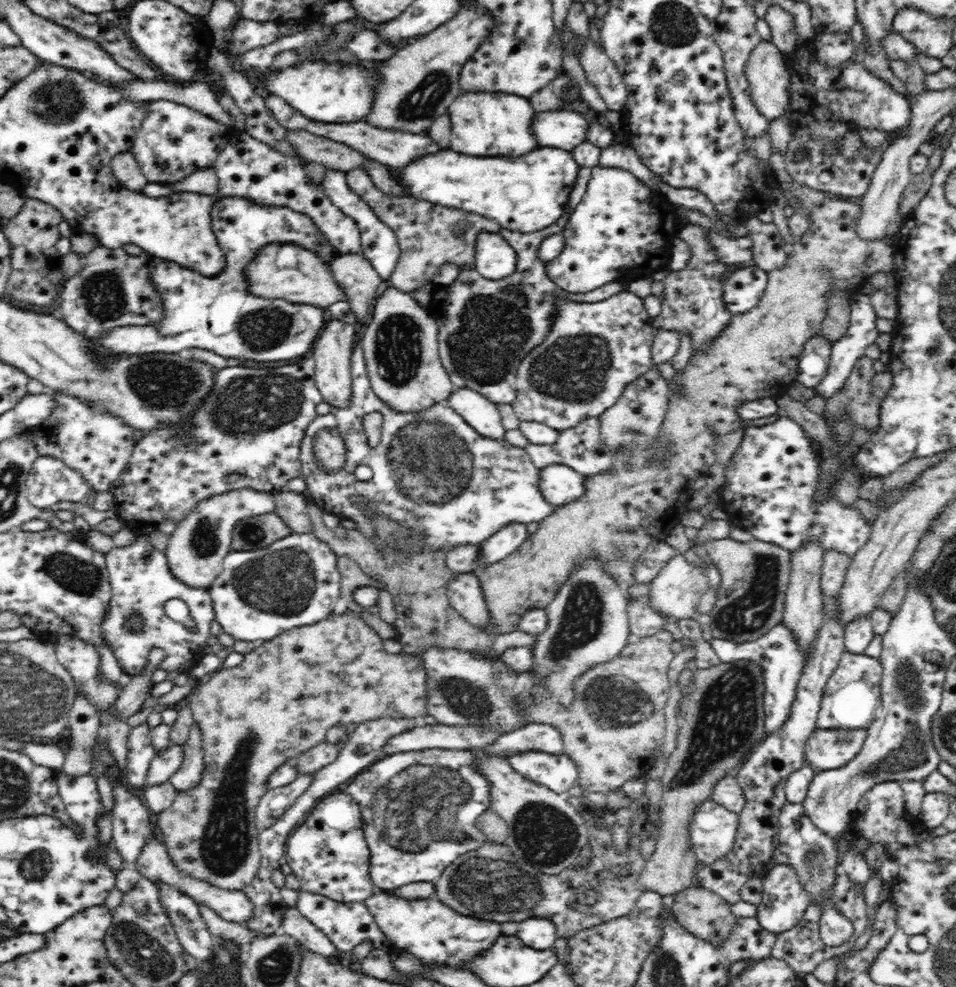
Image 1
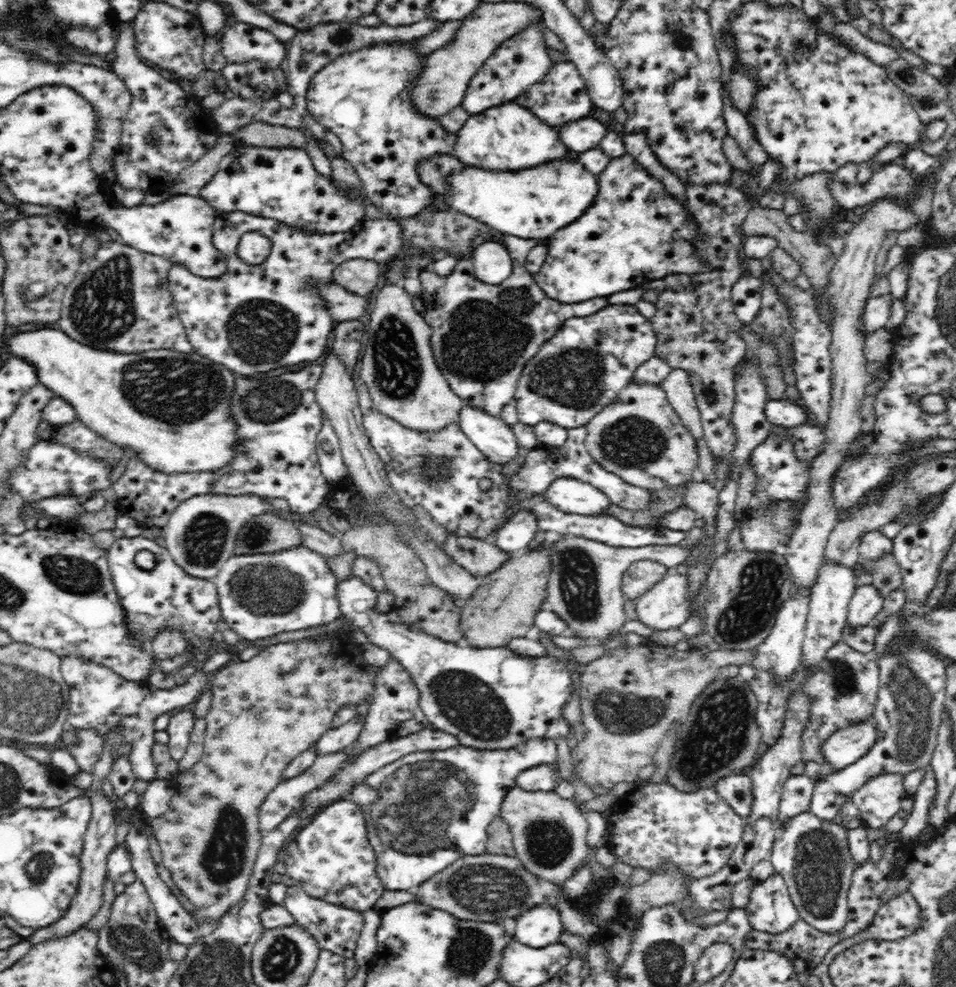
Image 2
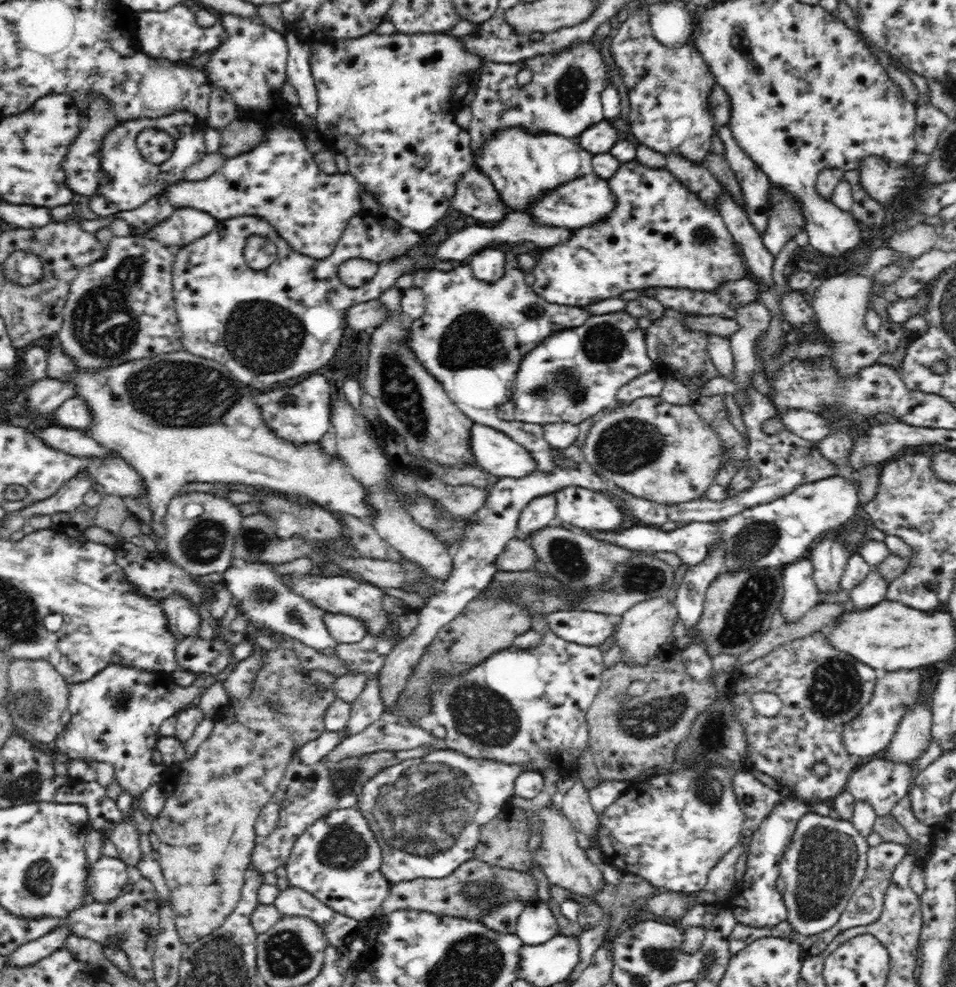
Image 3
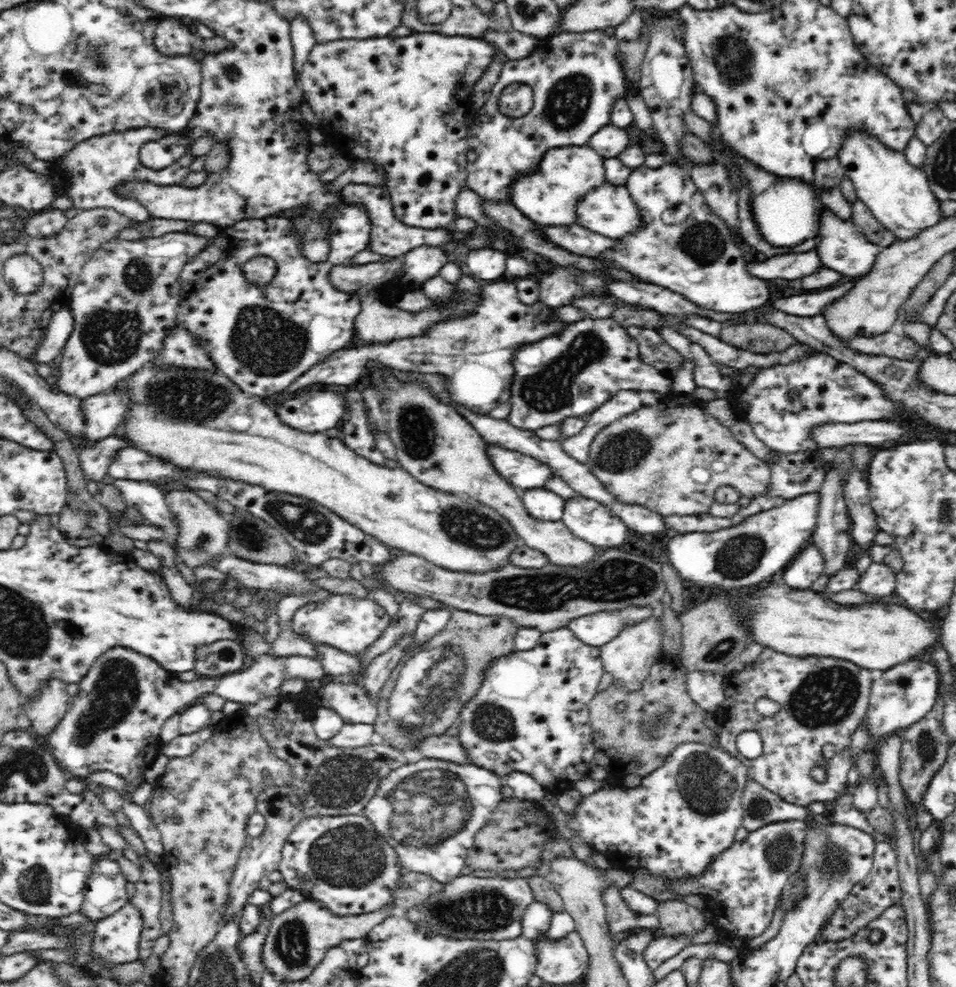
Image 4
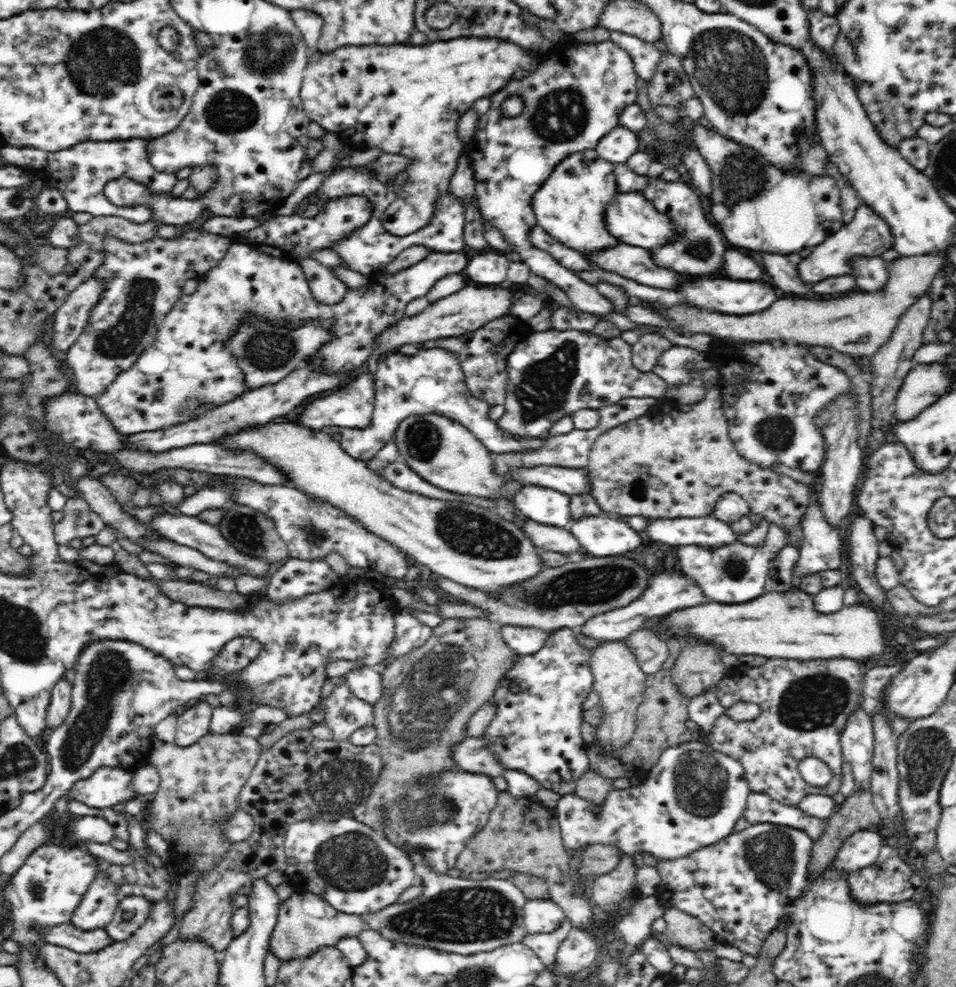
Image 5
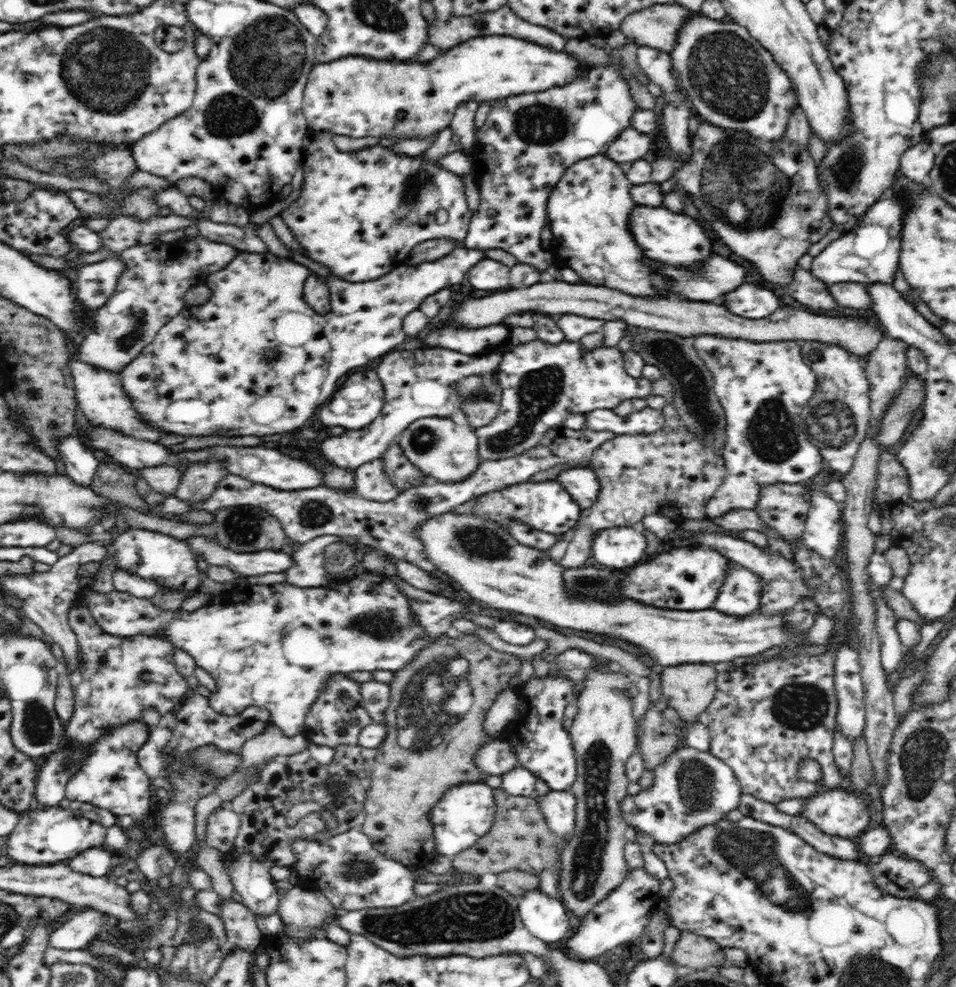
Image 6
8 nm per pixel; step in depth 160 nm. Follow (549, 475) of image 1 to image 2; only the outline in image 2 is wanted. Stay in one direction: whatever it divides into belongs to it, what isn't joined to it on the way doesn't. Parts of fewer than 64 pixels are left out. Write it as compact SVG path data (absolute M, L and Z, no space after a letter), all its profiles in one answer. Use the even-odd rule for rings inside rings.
M558 478L544 495L552 506L566 512L566 514L580 516L608 516L607 508L612 504L604 492L594 488L586 482L575 480L574 478Z

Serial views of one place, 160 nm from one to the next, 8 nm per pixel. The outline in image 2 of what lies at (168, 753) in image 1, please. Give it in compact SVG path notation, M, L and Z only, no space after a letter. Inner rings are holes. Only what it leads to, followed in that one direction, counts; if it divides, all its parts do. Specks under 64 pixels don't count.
M188 709L173 712L170 717L166 730L169 736L167 747L176 761L180 760L187 750L195 720L194 713Z

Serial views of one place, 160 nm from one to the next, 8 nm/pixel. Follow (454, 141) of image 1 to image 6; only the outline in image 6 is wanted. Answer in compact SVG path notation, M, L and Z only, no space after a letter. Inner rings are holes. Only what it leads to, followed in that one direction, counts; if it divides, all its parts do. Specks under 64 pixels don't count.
M606 154L592 155L569 166L560 182L551 190L547 202L547 218L553 233L554 252L564 258L565 266L577 274L578 283L605 286L634 297L680 298L671 290L671 282L663 274L653 270L653 266L649 266L644 249L640 249L628 229L628 218L631 217L633 208L638 205L633 202L631 188L632 185L622 168Z

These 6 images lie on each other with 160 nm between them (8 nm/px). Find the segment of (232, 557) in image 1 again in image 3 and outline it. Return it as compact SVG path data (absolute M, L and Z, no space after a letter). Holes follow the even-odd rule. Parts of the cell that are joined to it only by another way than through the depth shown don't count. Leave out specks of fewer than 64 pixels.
M244 564L223 573L224 582L228 590L234 594L234 600L242 604L244 614L256 628L282 632L326 656L336 655L337 642L328 633L327 626L324 624L325 610L312 605L312 602L306 601L300 594L292 594L286 586L282 586L278 572L270 570L264 564Z

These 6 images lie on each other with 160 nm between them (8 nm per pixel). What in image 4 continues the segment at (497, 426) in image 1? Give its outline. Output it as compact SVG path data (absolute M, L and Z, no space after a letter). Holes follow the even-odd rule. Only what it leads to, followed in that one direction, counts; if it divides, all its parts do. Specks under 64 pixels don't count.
M490 445L487 454L500 477L519 491L543 488L556 476L547 464L520 451Z

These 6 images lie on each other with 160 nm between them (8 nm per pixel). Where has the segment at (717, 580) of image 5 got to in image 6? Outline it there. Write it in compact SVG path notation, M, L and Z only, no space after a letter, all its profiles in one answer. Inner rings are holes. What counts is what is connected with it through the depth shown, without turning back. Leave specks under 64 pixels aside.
M732 563L713 608L720 613L736 617L752 614L760 608L760 590L762 579L758 575Z

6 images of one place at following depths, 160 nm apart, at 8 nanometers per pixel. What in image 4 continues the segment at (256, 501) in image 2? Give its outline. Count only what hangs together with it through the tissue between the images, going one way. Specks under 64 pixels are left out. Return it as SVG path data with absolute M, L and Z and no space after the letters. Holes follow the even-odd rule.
M172 488L166 491L165 499L179 531L176 536L176 551L180 561L190 568L206 566L210 558L220 556L228 550L228 522L222 520L222 516L202 498L198 498L193 490Z

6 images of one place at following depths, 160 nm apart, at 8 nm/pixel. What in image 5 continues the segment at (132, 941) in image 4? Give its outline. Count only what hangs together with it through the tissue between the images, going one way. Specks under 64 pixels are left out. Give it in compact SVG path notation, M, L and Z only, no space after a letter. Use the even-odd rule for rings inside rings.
M142 894L123 896L112 920L104 929L112 940L126 940L146 922L152 908L153 904L146 900Z

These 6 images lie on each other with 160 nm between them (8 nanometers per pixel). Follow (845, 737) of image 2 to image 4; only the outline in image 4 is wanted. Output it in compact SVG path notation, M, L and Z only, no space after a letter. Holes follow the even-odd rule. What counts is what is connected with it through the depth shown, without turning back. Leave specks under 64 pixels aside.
M913 659L882 672L880 680L873 679L868 708L868 730L872 738L882 738L922 720L939 697L940 674L936 665Z

